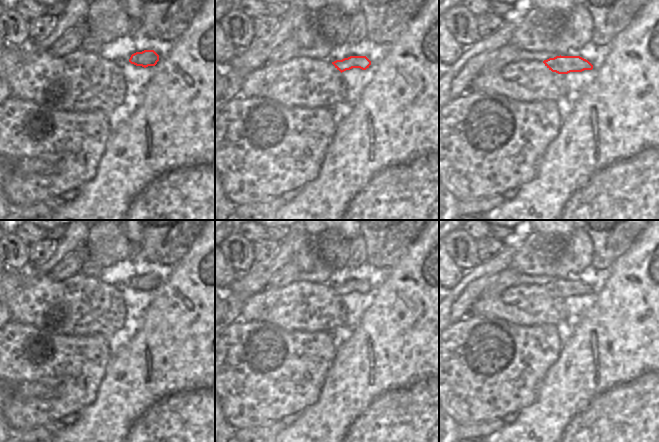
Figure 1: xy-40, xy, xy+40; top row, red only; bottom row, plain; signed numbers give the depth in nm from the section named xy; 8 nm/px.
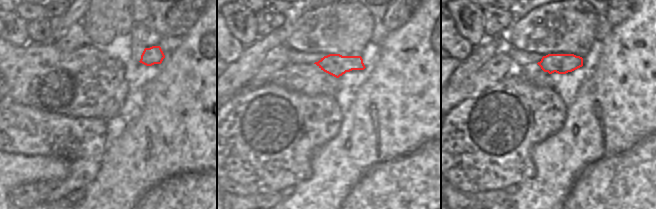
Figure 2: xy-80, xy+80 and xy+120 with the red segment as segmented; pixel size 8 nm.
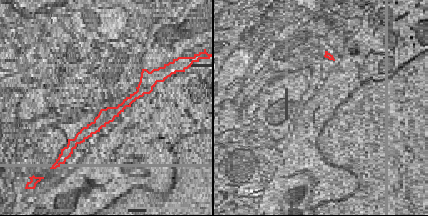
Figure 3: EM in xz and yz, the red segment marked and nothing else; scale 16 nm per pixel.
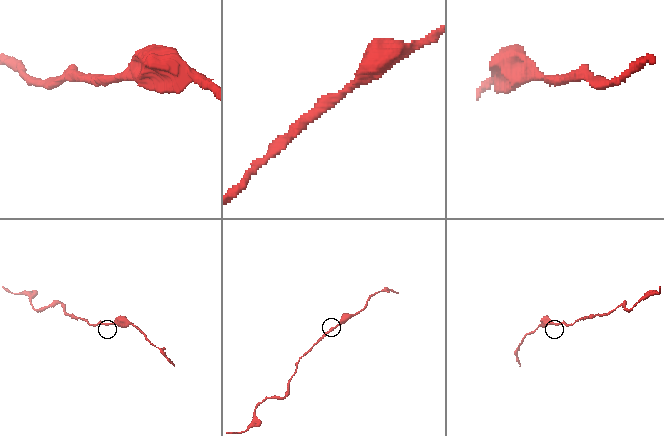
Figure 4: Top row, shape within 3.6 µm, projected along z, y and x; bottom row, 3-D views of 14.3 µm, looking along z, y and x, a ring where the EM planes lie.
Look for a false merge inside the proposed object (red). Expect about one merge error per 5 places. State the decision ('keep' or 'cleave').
keep

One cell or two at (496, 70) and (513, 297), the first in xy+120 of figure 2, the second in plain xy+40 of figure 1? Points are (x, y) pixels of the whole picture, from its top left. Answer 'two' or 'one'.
two

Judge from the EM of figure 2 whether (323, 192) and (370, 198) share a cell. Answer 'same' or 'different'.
same

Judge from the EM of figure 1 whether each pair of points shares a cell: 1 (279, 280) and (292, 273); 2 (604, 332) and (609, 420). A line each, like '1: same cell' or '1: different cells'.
1: same cell
2: same cell

